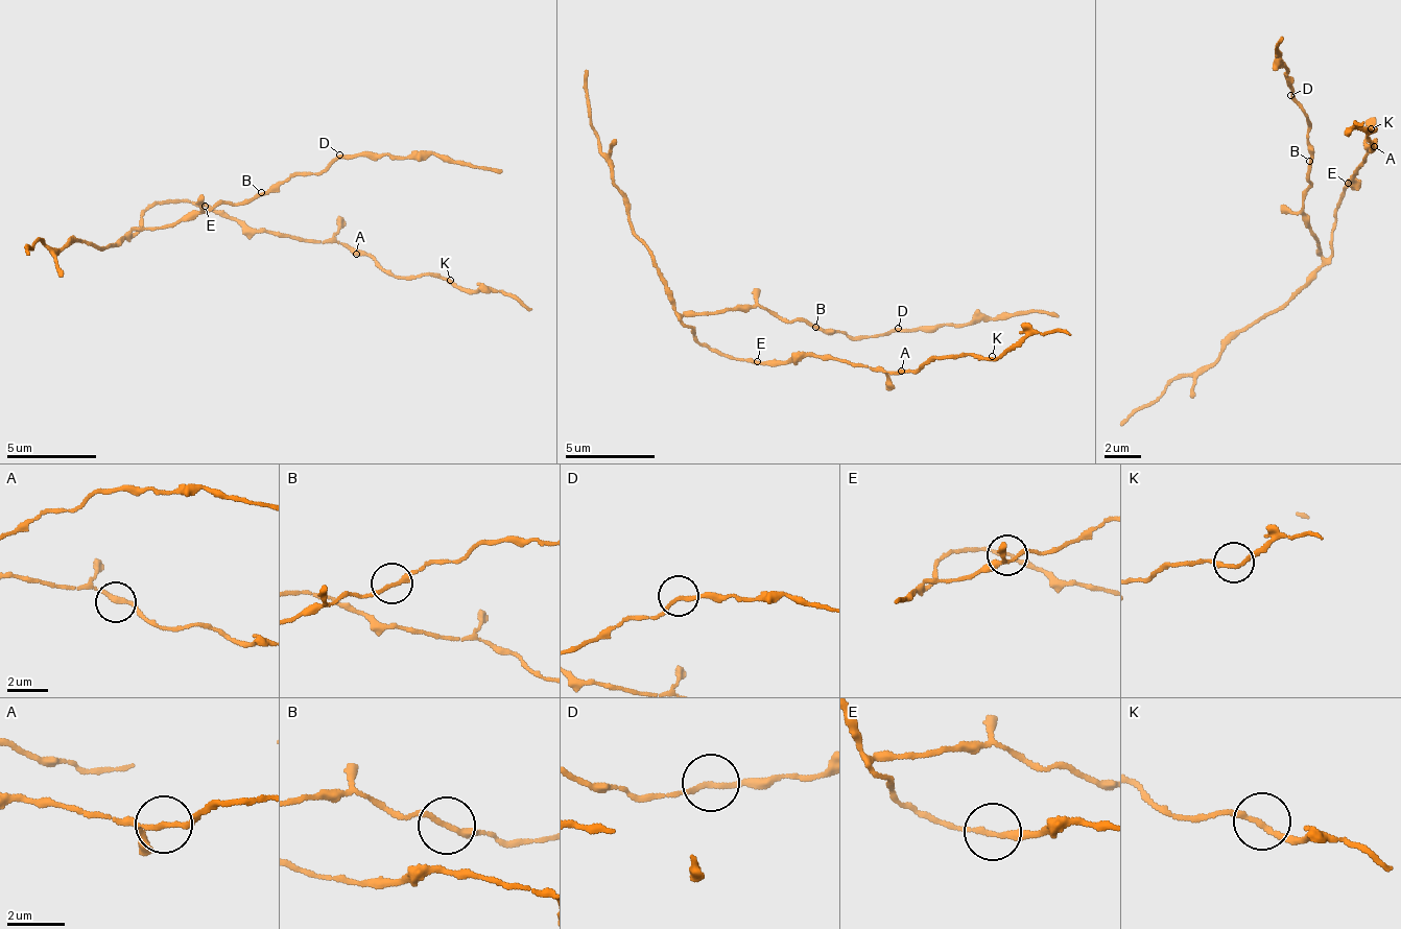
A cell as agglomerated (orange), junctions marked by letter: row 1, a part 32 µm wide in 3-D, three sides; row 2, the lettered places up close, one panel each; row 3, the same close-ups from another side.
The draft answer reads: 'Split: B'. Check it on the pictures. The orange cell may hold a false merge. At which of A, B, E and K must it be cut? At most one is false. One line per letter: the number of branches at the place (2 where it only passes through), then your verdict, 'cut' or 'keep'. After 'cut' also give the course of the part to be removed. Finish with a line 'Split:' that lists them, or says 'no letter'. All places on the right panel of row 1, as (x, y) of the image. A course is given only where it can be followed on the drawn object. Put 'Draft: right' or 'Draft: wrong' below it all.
A: branches 2; keep
B: branches 2; keep
E: branches 2; keep
K: branches 2; keep
Split: no letter
Draft: wrong

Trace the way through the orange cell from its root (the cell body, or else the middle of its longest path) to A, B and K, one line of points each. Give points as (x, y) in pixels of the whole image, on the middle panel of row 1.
A: (697, 341), (735, 360), (783, 363), (800, 356), (831, 356), (871, 368), (901, 371)
B: (697, 341), (682, 318), (754, 306), (768, 308), (782, 319), (800, 318), (814, 329)
K: (697, 341), (735, 360), (783, 363), (800, 356), (831, 356), (901, 373), (939, 356), (992, 356)

